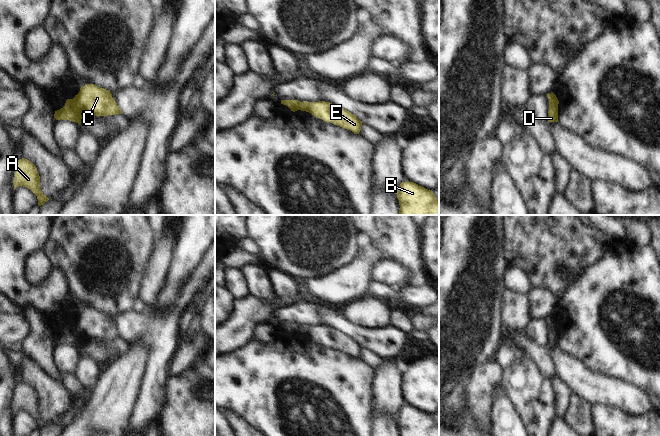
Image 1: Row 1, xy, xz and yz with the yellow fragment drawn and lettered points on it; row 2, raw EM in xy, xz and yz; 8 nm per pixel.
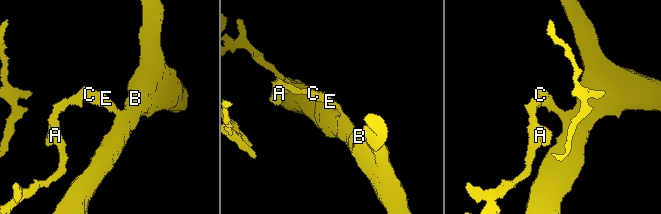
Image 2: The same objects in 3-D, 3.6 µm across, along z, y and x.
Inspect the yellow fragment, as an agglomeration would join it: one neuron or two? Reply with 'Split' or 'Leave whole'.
Split.

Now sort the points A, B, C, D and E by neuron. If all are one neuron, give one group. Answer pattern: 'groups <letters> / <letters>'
groups A D / B C E

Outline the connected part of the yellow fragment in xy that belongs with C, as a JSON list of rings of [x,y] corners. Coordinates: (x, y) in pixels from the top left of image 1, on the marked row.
[[[92,83],[81,87],[79,93],[72,100],[80,110],[95,116],[122,114],[110,90]]]

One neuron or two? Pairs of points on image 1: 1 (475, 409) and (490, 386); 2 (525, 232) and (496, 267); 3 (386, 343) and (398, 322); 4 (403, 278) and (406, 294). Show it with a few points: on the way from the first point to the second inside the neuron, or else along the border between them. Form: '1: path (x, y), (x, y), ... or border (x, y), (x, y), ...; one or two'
1: path (478, 403), (478, 398), (484, 392); one
2: border (502, 234), (502, 254), (508, 265); two
3: border (389, 324), (406, 334); two
4: border (428, 285), (404, 286); two

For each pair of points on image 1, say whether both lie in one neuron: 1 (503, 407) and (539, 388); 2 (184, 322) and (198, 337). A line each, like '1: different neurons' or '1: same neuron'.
1: different neurons
2: different neurons

